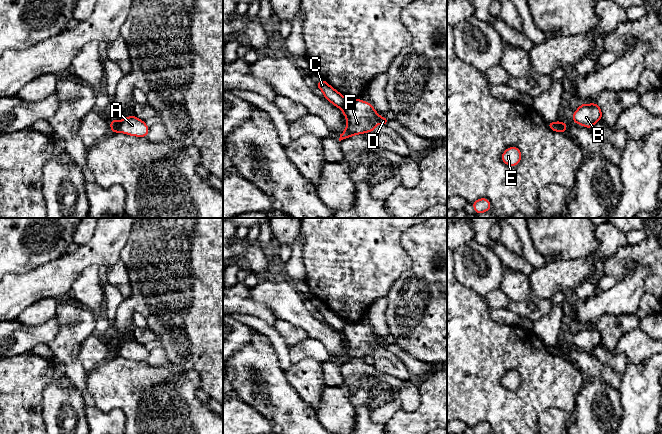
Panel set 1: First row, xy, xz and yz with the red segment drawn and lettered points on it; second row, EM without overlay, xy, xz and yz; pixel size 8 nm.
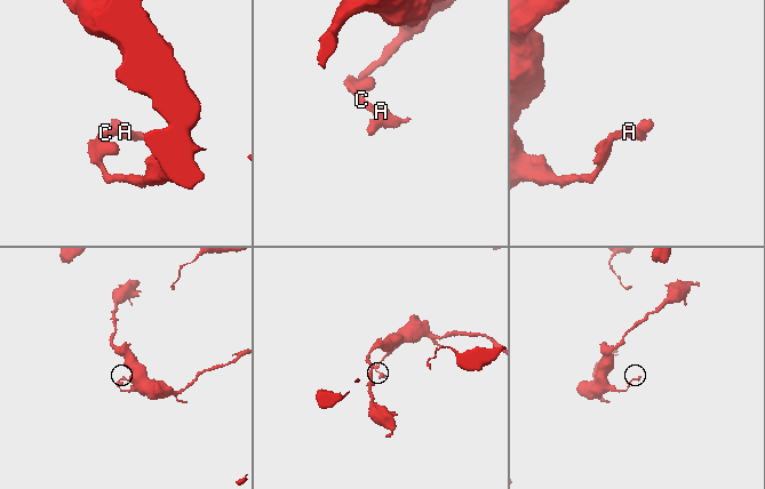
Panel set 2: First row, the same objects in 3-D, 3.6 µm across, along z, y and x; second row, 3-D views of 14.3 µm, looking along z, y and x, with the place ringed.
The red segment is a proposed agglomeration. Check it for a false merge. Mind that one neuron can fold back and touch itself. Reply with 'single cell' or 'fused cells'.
fused cells

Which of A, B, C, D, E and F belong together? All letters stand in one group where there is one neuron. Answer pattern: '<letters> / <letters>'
A B D F / C E

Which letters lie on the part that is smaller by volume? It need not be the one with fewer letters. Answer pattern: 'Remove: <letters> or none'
Remove: A, B, D, F

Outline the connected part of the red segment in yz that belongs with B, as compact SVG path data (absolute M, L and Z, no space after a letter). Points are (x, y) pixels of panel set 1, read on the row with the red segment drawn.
M596 103L581 104L580 107L573 113L573 122L590 129L601 118L602 112Z

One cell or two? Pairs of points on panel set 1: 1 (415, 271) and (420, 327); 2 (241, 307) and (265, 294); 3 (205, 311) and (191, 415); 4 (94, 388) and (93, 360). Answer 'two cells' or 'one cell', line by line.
1: one cell
2: two cells
3: two cells
4: two cells

